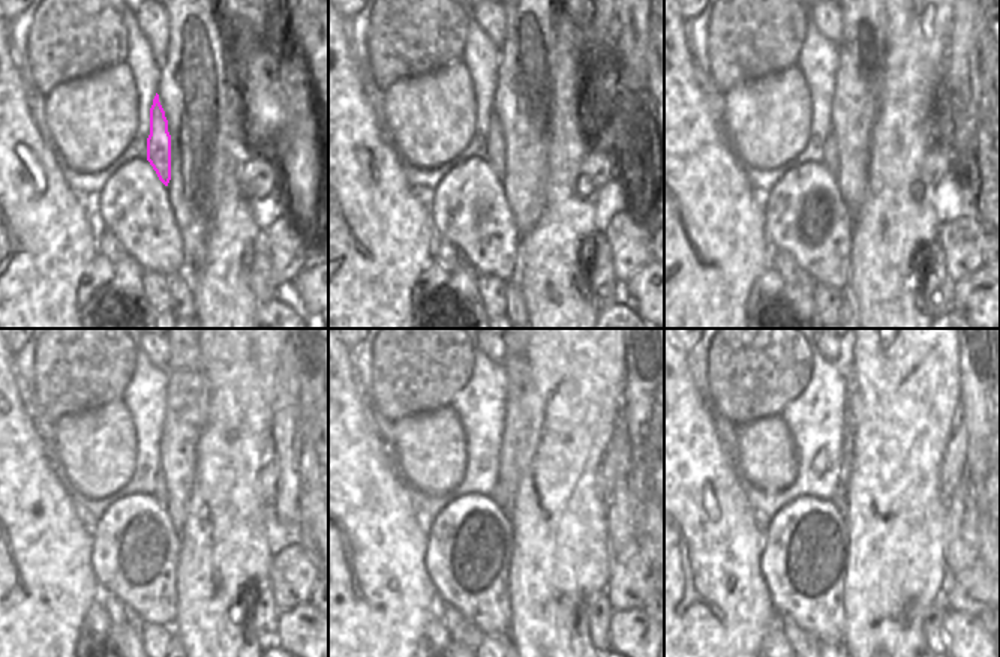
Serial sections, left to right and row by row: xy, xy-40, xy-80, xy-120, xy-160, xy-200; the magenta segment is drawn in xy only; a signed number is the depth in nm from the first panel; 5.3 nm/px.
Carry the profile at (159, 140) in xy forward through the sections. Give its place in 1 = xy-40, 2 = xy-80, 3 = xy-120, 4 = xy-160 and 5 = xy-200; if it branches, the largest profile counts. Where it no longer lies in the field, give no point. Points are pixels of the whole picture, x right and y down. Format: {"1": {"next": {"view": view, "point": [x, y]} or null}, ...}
{"1": {"next": {"view": "xy-40", "point": [495, 152]}}, "2": {"next": {"view": "xy-80", "point": [831, 159]}}, "3": {"next": {"view": "xy-120", "point": [161, 492]}}, "4": {"next": {"view": "xy-160", "point": [498, 494]}}, "5": {"next": {"view": "xy-200", "point": [838, 498]}}}

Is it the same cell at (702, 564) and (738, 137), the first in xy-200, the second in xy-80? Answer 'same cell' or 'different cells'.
different cells

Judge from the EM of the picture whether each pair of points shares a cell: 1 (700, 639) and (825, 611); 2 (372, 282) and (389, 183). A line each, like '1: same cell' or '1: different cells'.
1: different cells
2: same cell

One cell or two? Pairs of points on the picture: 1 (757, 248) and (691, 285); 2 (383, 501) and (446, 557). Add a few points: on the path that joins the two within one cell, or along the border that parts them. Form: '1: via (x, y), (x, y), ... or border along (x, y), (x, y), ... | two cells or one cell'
1: via (741, 251), (720, 270), (708, 270) | one cell
2: border along (426, 534), (426, 572), (429, 578) | two cells

